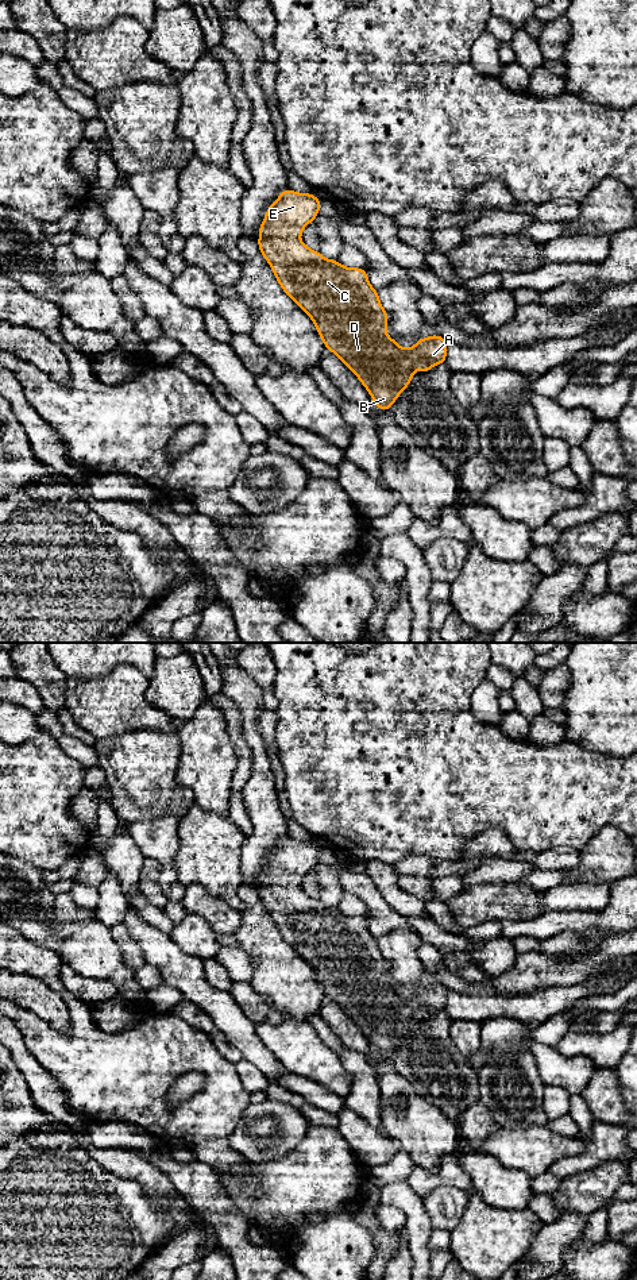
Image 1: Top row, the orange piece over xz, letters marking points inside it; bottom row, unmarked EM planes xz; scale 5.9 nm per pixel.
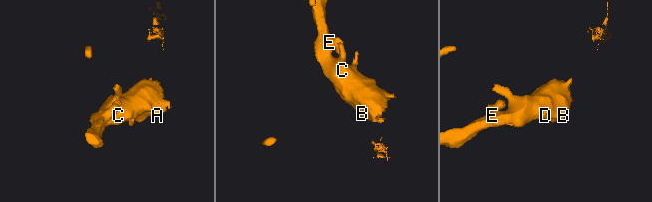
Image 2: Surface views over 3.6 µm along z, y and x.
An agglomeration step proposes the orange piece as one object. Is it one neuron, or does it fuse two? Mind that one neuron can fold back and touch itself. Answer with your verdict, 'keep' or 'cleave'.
keep

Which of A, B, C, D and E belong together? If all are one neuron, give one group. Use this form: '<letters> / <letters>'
A B C D E

